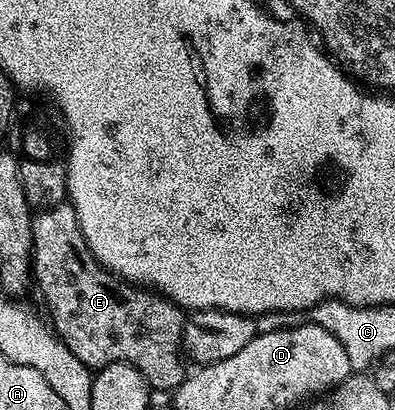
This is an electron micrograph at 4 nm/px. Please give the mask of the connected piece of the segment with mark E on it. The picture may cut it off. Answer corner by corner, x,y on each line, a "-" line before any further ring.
71,202
45,207
33,214
32,274
38,287
40,283
40,295
48,306
47,318
55,334
64,342
66,349
70,349
70,353
82,361
82,365
99,369
115,363
128,363
142,373
153,392
172,393
182,385
186,374
186,359
182,354
182,344
186,339
185,312
155,290
133,285
104,268
94,253
90,253

